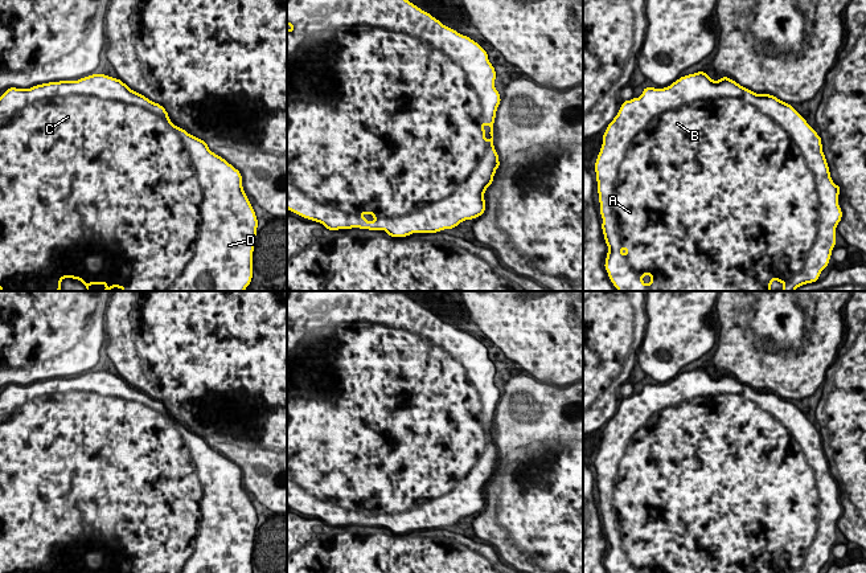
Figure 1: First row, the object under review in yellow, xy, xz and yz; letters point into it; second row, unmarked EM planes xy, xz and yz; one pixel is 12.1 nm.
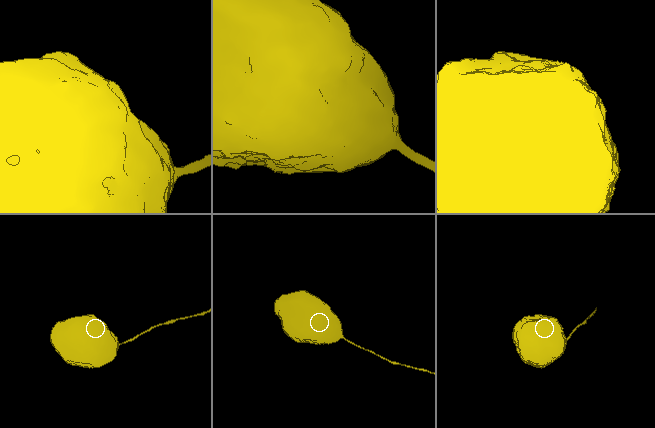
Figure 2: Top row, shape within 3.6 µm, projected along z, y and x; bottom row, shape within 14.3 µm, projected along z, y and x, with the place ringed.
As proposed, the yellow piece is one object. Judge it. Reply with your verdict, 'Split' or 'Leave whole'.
Leave whole

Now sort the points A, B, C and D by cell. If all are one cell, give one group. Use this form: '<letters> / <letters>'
A B C D

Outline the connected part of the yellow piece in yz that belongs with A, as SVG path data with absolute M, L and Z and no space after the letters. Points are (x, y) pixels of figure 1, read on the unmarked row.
M697 368L694 371L684 372L669 384L654 385L644 384L643 392L624 397L619 410L607 422L603 430L603 441L595 459L598 490L600 499L600 511L603 515L602 525L606 540L608 543L607 554L604 556L604 565L608 573L820 573L820 569L828 562L832 547L836 543L836 523L842 515L841 503L838 502L838 491L841 486L838 480L833 480L829 463L822 449L821 433L807 419L807 417L789 401L769 390L755 390L754 388L742 384L728 373L722 373L713 377L707 369Z

